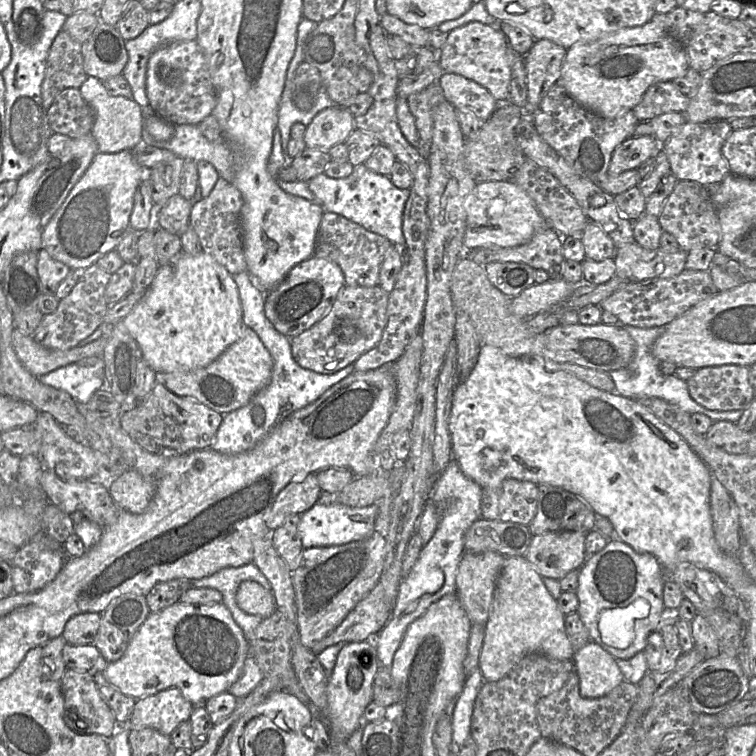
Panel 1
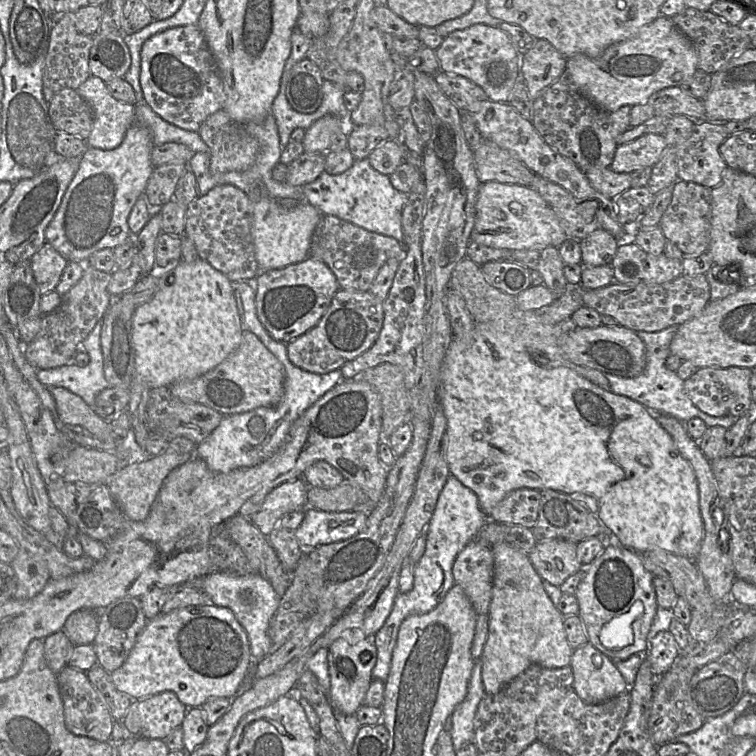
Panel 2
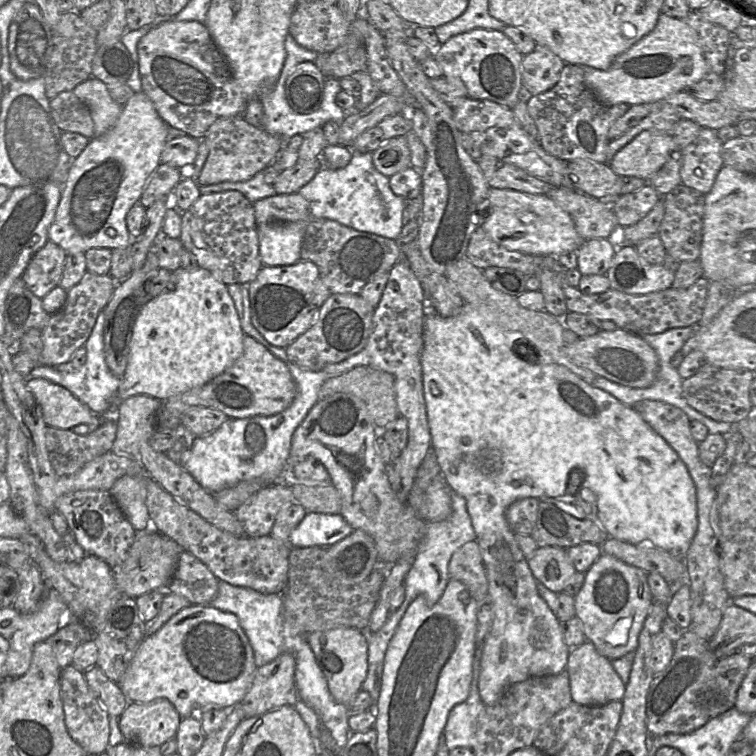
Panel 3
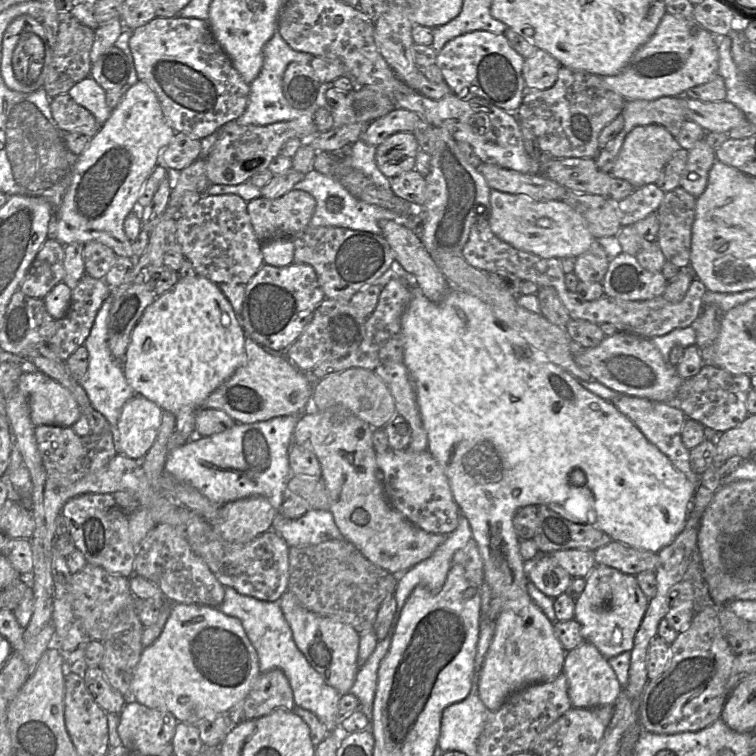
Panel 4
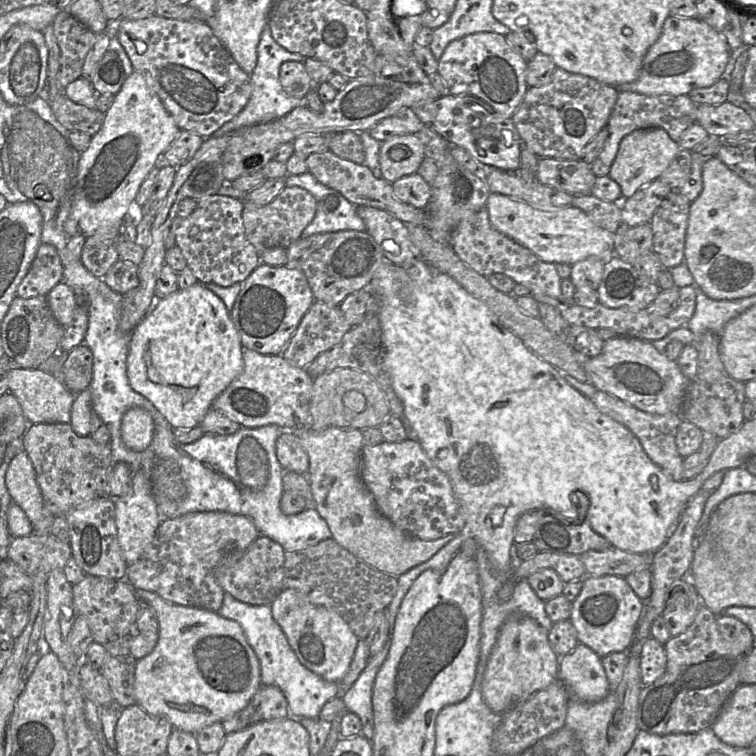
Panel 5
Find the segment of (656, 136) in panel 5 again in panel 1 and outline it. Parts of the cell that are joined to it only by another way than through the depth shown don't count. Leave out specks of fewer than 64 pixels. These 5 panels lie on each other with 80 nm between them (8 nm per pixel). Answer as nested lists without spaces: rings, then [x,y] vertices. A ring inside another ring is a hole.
[[[633,136],[614,149],[608,174],[616,176],[629,169],[638,169],[647,159],[655,157],[659,150],[662,150],[662,145],[654,136]]]

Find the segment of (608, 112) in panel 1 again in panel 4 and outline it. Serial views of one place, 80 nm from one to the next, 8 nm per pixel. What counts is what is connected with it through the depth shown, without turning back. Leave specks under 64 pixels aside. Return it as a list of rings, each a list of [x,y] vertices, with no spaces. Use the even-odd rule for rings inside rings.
[[[666,13],[653,36],[631,57],[625,68],[616,75],[603,76],[605,84],[627,100],[654,100],[664,96],[683,96],[686,90],[708,82],[718,73],[718,38],[698,24],[693,18],[683,18]]]

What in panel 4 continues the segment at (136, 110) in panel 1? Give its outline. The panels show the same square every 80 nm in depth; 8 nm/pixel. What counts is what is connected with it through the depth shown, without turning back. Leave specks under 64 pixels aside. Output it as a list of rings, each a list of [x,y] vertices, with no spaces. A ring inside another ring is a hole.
[[[90,76],[76,83],[68,92],[72,99],[90,111],[103,125],[111,115],[106,103],[106,91]]]

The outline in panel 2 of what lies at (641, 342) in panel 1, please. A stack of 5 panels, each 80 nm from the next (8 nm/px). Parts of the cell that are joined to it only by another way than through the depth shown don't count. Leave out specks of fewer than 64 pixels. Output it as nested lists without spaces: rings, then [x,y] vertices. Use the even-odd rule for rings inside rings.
[[[669,326],[657,332],[635,331],[646,347],[646,367],[639,376],[634,378],[604,374],[610,384],[609,390],[617,395],[622,395],[641,403],[654,414],[670,415],[685,423],[697,417],[702,419],[708,427],[722,426],[727,430],[730,429],[740,417],[714,417],[702,412],[687,396],[684,380],[675,371],[669,370],[666,367],[666,359],[671,355],[670,344],[677,330],[678,326]]]

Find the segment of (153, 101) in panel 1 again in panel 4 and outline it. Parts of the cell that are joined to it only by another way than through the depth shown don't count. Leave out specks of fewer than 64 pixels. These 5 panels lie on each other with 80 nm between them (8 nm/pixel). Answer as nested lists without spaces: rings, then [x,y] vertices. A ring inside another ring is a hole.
[[[155,17],[132,31],[129,48],[138,79],[156,94],[164,117],[175,132],[202,139],[244,113],[250,85],[234,68],[207,21]]]

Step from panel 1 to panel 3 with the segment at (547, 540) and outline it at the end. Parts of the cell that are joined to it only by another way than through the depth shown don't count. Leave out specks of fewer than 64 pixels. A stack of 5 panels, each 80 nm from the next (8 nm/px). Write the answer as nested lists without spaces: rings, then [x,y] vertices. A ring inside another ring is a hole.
[[[538,547],[528,563],[535,579],[557,594],[577,572],[566,549],[560,547]]]

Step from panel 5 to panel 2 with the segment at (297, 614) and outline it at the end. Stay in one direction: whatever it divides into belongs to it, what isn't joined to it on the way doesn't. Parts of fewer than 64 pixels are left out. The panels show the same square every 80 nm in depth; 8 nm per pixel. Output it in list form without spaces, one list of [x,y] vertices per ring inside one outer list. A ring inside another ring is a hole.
[[[372,635],[356,644],[351,644],[344,638],[339,638],[328,647],[330,703],[335,709],[344,714],[355,715],[363,705],[367,690],[373,680],[372,671],[376,662],[377,649]],[[364,651],[369,651],[372,655],[369,662],[364,663],[360,658]]]

